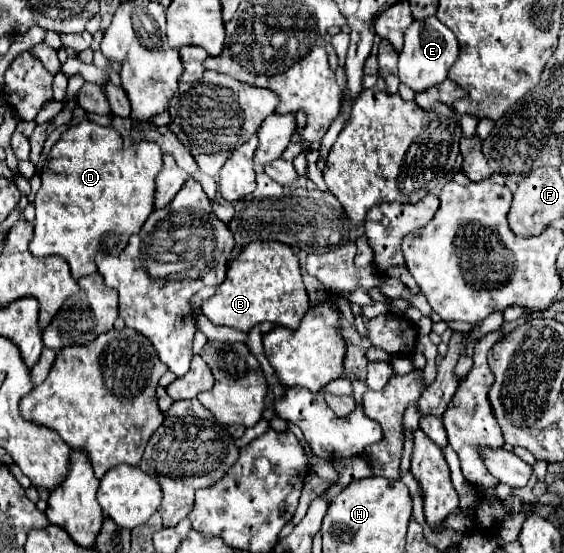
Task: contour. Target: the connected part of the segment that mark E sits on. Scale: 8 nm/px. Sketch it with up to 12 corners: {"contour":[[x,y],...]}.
{"contour":[[437,19],[413,21],[399,53],[399,79],[425,91],[459,53]]}

